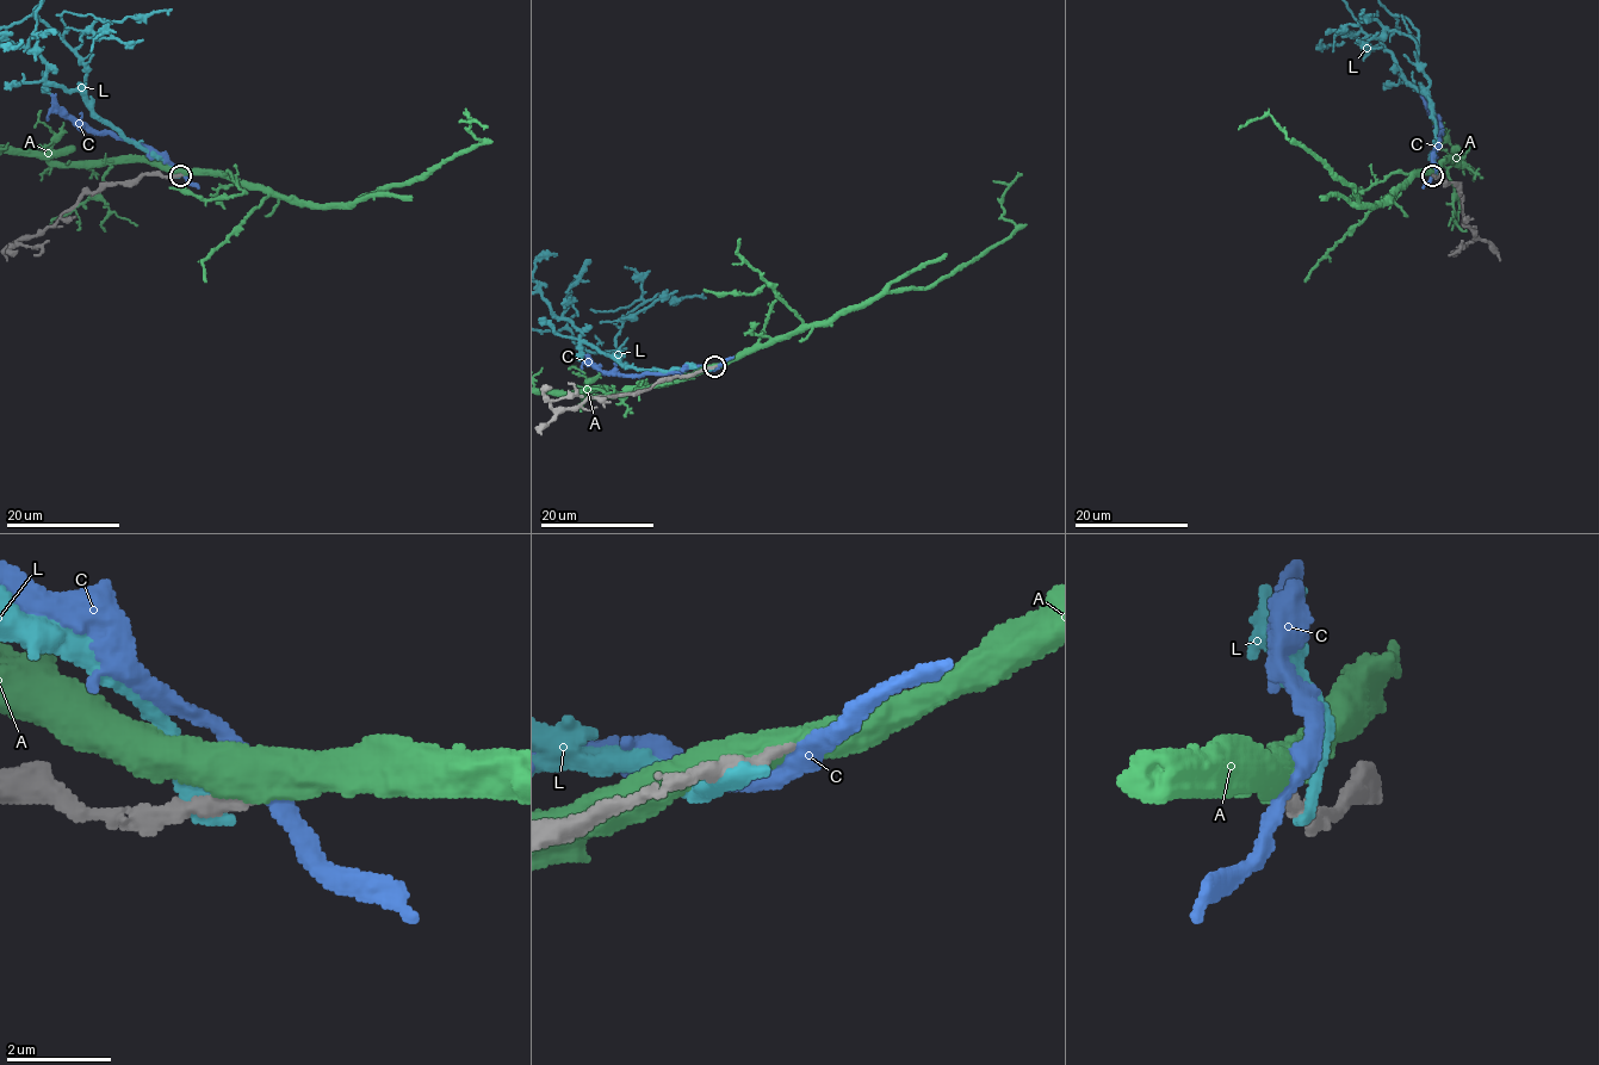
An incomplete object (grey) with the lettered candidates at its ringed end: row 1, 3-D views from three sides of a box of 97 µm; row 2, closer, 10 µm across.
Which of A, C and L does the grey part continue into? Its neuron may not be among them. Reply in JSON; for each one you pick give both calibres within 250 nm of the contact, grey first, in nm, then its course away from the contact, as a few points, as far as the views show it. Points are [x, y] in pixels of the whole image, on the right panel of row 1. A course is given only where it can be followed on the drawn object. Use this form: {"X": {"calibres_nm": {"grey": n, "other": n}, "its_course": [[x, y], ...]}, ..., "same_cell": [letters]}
{"same_cell": []}

